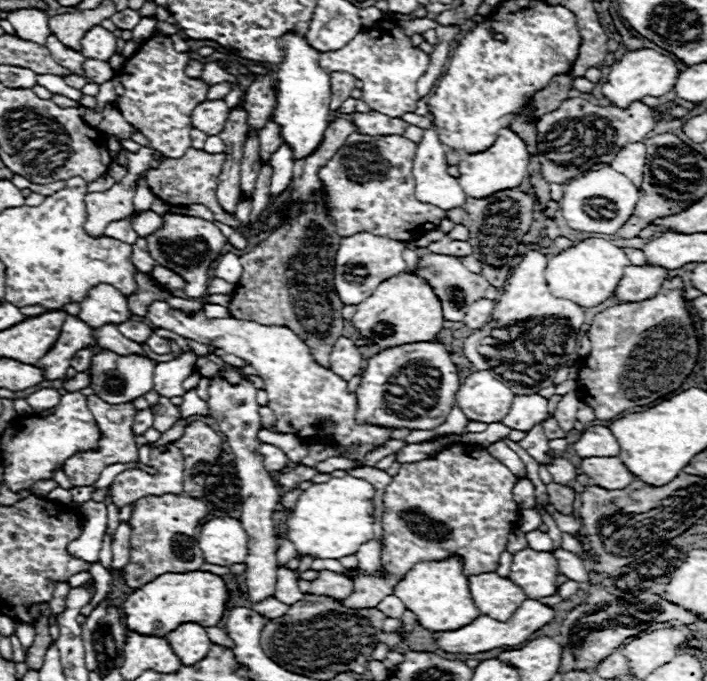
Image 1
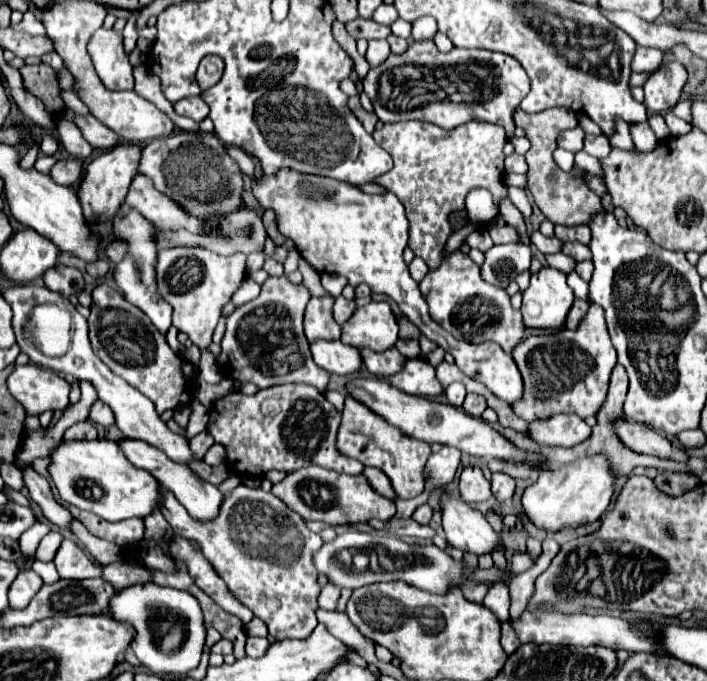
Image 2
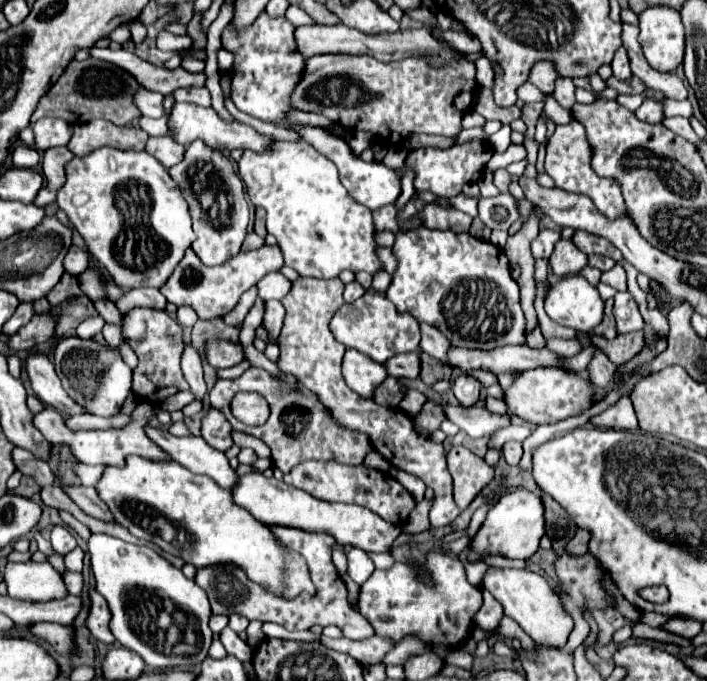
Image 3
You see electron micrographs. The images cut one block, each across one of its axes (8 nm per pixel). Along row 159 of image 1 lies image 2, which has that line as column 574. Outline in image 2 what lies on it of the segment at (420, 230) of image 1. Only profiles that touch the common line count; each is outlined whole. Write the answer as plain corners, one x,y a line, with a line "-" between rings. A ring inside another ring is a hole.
592,304
586,318
578,326
576,332
572,330
562,330
556,334
546,334
546,336
530,336
522,340
514,350
512,358
520,368
520,374
524,378
524,396
520,402
514,402
512,408
514,412
524,418
526,422
534,418
548,418
550,414
576,414
580,418
594,416
600,408
600,404
606,400
606,390
608,390
608,380
610,372
616,366
616,350
612,346
610,334
606,330
606,320
604,320
604,310
598,304

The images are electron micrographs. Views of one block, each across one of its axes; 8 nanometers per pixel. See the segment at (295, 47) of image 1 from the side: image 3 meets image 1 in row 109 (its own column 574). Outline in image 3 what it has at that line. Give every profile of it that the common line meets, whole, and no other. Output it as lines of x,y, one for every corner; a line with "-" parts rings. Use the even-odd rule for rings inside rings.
580,274
566,276
554,284
546,296
544,308
554,322
578,332
590,332
604,316
604,300

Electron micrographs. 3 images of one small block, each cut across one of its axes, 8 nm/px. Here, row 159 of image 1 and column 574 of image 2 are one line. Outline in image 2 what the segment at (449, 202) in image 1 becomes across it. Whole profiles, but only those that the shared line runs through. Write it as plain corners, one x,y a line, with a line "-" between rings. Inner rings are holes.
554,414
544,420
528,422
528,436
540,446
572,448
590,438
592,428
576,414

